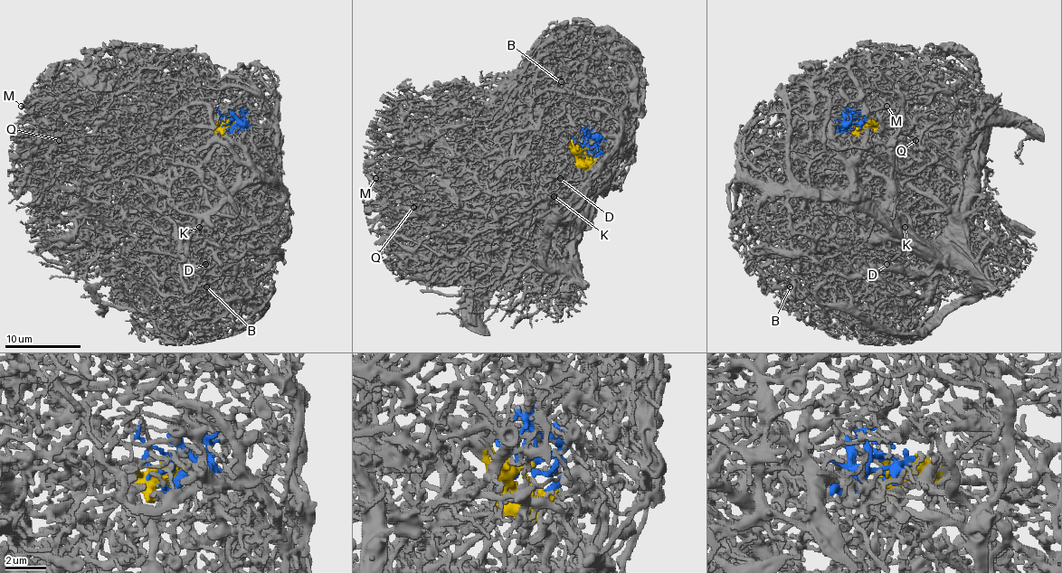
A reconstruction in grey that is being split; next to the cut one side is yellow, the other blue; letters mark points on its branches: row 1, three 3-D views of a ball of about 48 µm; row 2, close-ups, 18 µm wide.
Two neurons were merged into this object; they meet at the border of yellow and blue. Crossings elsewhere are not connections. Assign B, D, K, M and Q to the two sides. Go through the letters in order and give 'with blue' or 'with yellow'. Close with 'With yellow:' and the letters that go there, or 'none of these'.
B: with blue
D: with blue
K: with blue
M: with yellow
Q: with yellow
With yellow: M, Q

